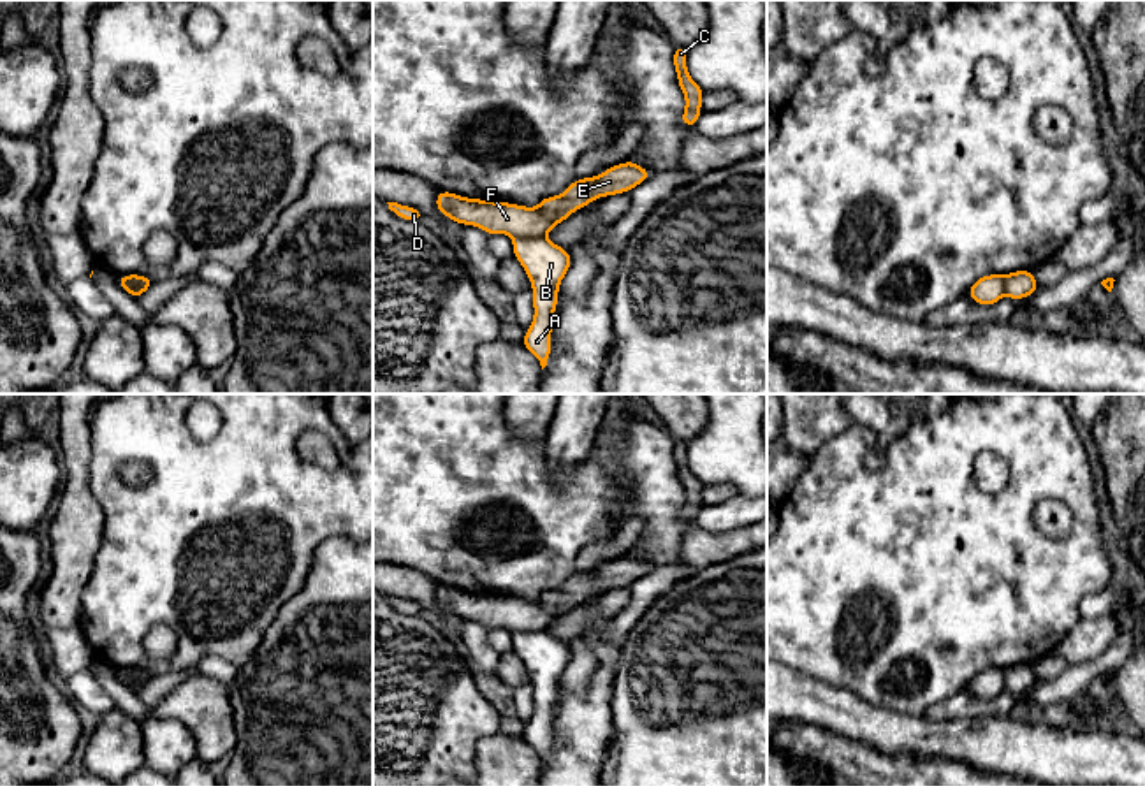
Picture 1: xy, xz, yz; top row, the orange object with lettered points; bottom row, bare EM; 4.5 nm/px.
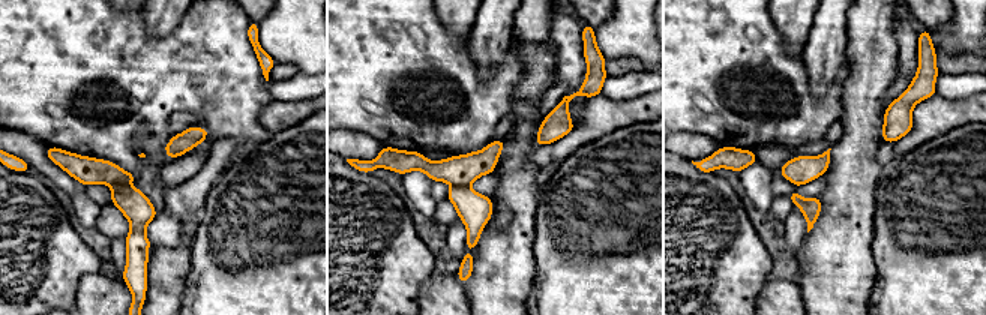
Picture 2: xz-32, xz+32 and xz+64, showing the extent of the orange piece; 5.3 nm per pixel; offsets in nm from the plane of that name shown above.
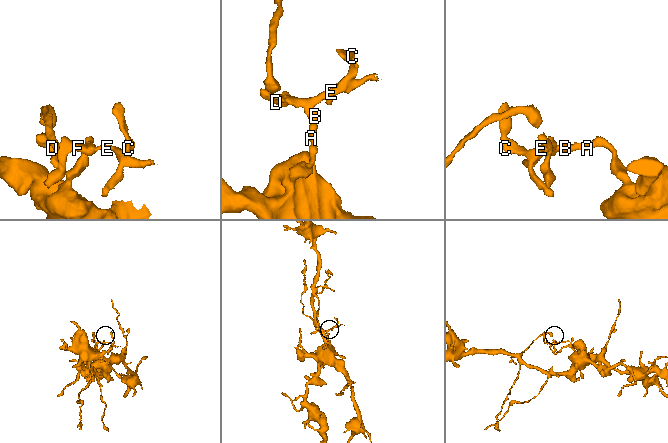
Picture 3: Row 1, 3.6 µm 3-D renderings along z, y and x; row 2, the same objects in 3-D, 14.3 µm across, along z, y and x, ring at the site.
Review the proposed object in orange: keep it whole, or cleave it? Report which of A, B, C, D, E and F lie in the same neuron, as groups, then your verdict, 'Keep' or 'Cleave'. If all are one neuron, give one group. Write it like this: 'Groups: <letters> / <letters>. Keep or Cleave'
Groups: A B / C D E F. Cleave

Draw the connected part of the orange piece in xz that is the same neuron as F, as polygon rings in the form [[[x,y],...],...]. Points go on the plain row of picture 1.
[[[623,556],[600,570],[575,573],[561,589],[545,591],[536,601],[438,586],[436,603],[461,619],[480,621],[491,630],[540,631],[594,593],[630,586],[651,570],[638,557]]]

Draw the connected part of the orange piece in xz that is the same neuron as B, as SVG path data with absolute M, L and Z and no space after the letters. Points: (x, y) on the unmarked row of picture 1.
M545 630L515 631L512 642L533 682L535 710L522 731L522 739L536 749L543 763L551 751L551 726L559 693L558 682L570 663L572 649Z

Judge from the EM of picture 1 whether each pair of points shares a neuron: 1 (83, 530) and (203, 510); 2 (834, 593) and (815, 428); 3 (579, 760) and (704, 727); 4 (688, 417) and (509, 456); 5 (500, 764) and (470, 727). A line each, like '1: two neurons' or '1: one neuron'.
1: two neurons
2: two neurons
3: two neurons
4: two neurons
5: two neurons

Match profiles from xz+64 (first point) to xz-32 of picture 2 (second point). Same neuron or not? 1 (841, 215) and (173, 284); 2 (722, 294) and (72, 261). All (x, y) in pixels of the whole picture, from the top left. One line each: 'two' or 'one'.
1: one
2: one

